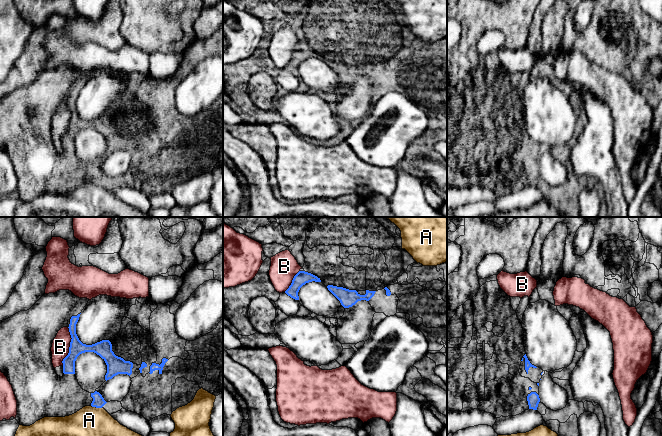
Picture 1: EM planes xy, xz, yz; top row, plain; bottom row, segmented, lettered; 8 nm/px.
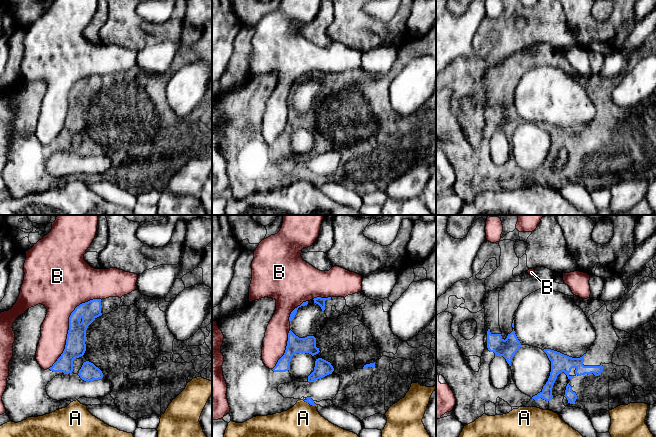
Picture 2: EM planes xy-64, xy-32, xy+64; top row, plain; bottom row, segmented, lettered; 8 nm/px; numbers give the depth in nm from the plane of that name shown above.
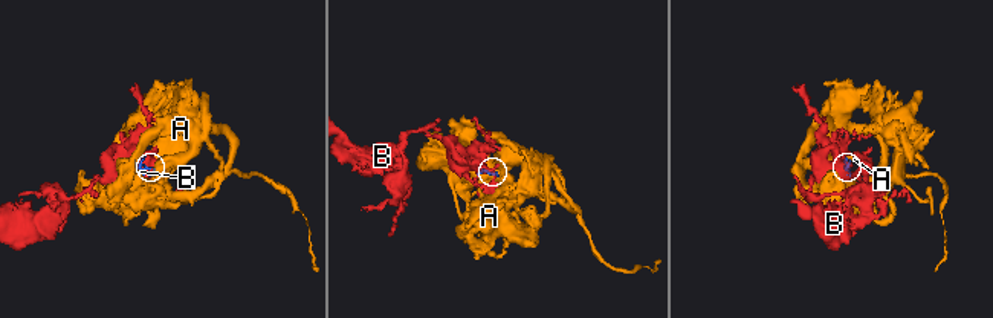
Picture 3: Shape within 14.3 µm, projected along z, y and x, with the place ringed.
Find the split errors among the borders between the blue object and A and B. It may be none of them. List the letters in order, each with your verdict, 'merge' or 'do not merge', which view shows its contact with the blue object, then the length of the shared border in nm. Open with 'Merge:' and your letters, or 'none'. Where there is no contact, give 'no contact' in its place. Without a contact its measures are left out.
Merge: none
A: do not merge; meets blue in xy; contact 100 nm long
B: do not merge; meets blue in xy; contact 320 nm long

